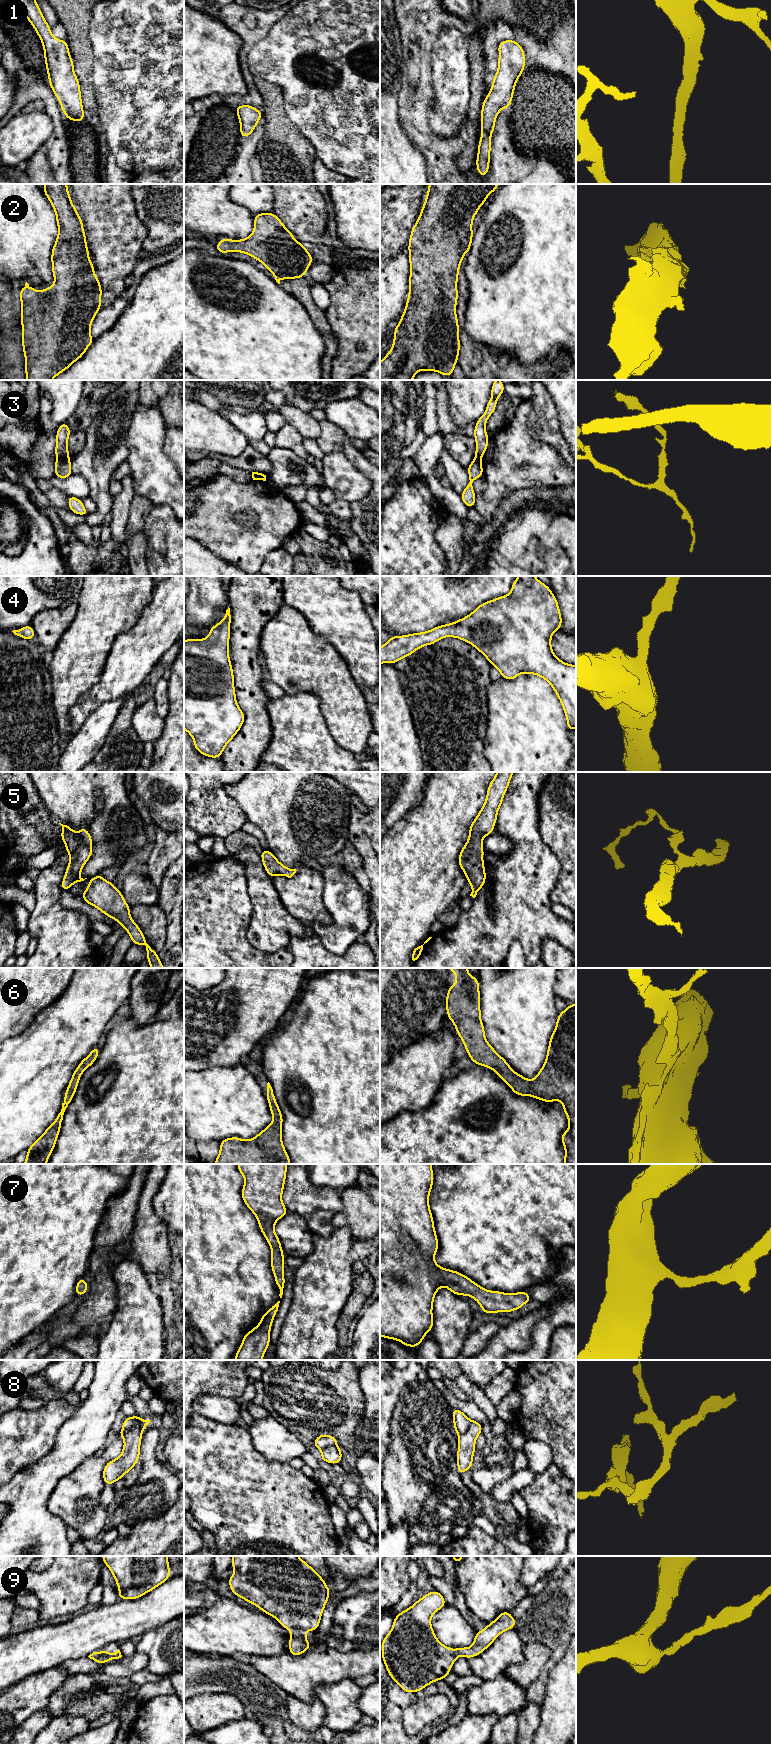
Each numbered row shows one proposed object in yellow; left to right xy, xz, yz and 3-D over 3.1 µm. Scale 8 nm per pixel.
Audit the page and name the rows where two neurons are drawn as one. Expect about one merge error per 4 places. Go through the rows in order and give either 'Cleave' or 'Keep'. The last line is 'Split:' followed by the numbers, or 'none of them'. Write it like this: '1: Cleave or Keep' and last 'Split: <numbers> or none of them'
1: Keep
2: Keep
3: Cleave
4: Keep
5: Keep
6: Keep
7: Keep
8: Cleave
9: Keep
Split: 3, 8

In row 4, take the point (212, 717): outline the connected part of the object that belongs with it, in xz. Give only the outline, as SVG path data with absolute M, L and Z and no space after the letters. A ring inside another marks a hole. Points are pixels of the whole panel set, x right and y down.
M228 607L222 621L211 627L206 639L184 640L184 729L193 738L194 748L210 758L221 757L245 719L236 701L234 675L228 653L230 624Z

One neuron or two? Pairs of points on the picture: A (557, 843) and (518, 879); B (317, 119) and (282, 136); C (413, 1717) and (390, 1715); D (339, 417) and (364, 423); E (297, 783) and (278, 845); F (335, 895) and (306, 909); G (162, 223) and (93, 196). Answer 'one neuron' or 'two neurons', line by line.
A: two neurons
B: two neurons
C: two neurons
D: one neuron
E: one neuron
F: two neurons
G: two neurons

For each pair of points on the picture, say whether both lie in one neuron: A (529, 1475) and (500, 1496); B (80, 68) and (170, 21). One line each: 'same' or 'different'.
A: same
B: different

